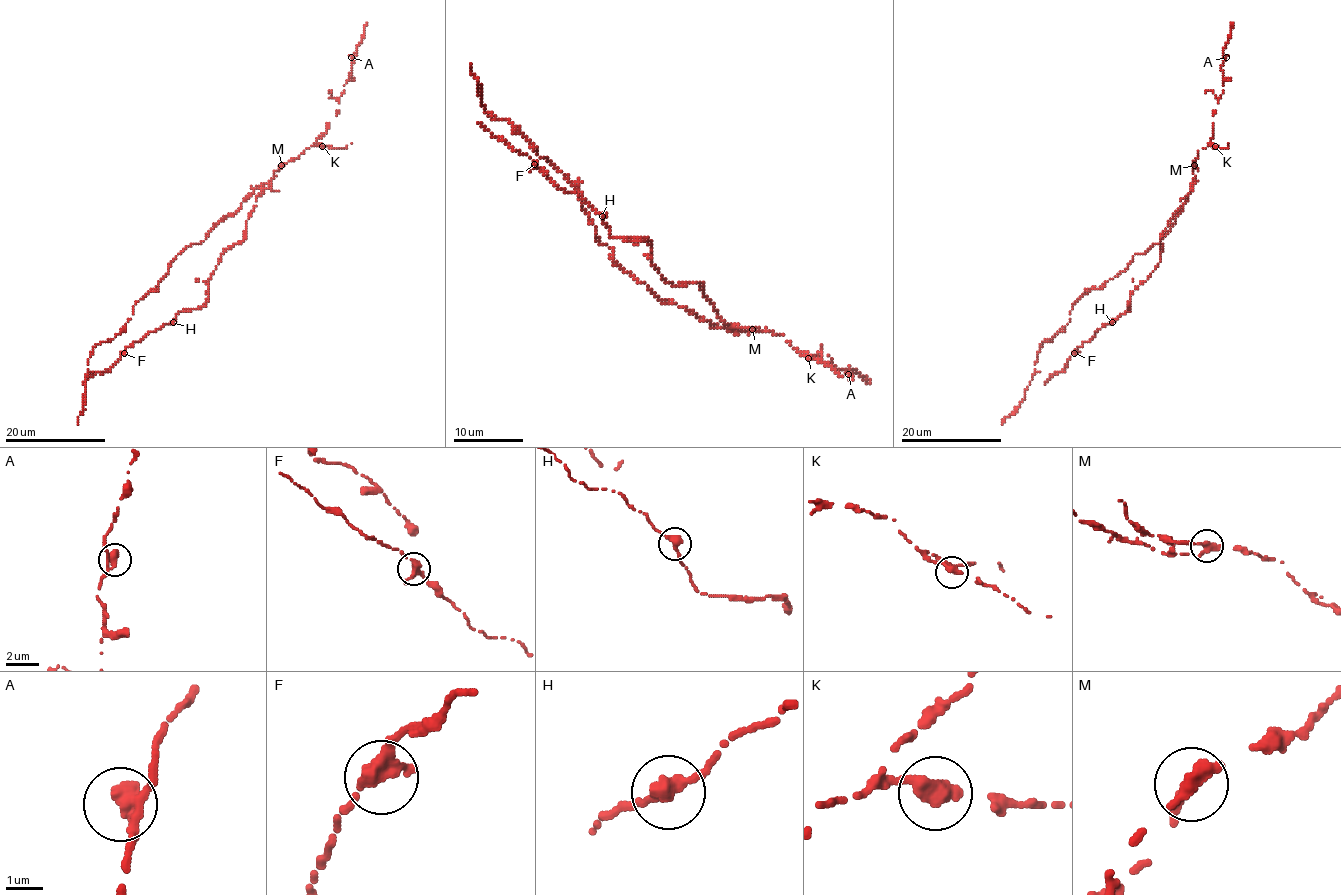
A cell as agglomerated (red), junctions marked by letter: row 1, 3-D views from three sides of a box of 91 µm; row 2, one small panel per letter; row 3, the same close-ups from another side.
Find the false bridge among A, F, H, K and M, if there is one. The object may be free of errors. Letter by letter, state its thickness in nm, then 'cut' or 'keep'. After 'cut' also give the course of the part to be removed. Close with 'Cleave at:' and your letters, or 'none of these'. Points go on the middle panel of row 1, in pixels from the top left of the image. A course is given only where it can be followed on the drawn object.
A: 360 nm | keep
F: 360 nm | keep
H: 360 nm | keep
K: 500 nm | keep
M: 550 nm | cut | (753, 328), (716, 327), (663, 302), (614, 263), (576, 186), (520, 131), (486, 112), (470, 63)
Cleave at: M

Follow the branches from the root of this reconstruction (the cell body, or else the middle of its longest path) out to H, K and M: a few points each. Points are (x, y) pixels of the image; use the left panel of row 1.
H: (239, 209), (262, 186), (245, 223), (245, 237), (220, 256), (208, 282), (206, 302), (180, 311), (173, 322)
K: (239, 209), (257, 188), (265, 189), (273, 174), (286, 163), (304, 153), (306, 148), (322, 146)
M: (239, 209), (257, 188), (262, 186), (264, 190), (268, 186), (270, 178), (282, 165)

